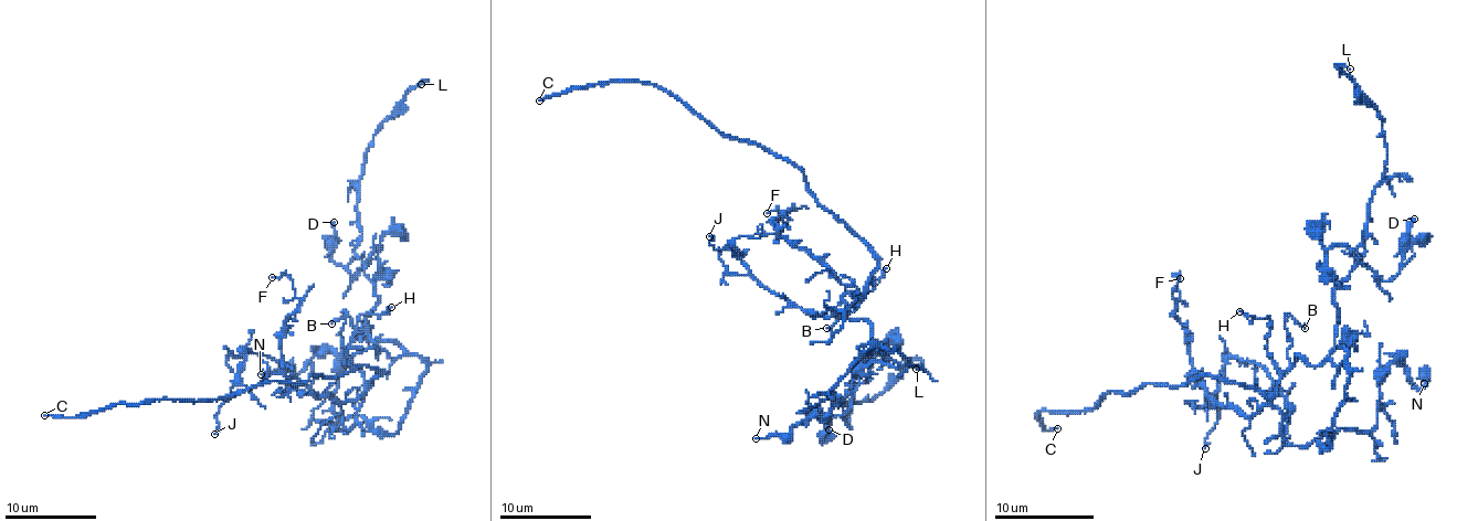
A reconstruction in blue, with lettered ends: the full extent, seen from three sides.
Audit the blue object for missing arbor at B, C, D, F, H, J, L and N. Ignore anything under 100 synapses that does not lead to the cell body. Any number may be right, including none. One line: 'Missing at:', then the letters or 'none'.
Missing at: C

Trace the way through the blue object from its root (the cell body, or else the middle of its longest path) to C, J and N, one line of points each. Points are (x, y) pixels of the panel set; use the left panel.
C: (363, 379), (382, 374), (359, 364), (302, 383), (267, 381), (219, 399), (148, 399), (74, 417), (44, 415)
J: (363, 379), (363, 402), (348, 429), (334, 399), (314, 394), (274, 360), (246, 349), (214, 434)
N: (363, 379), (350, 358), (369, 349), (426, 364), (393, 434), (334, 411), (334, 353), (295, 379), (261, 374)

